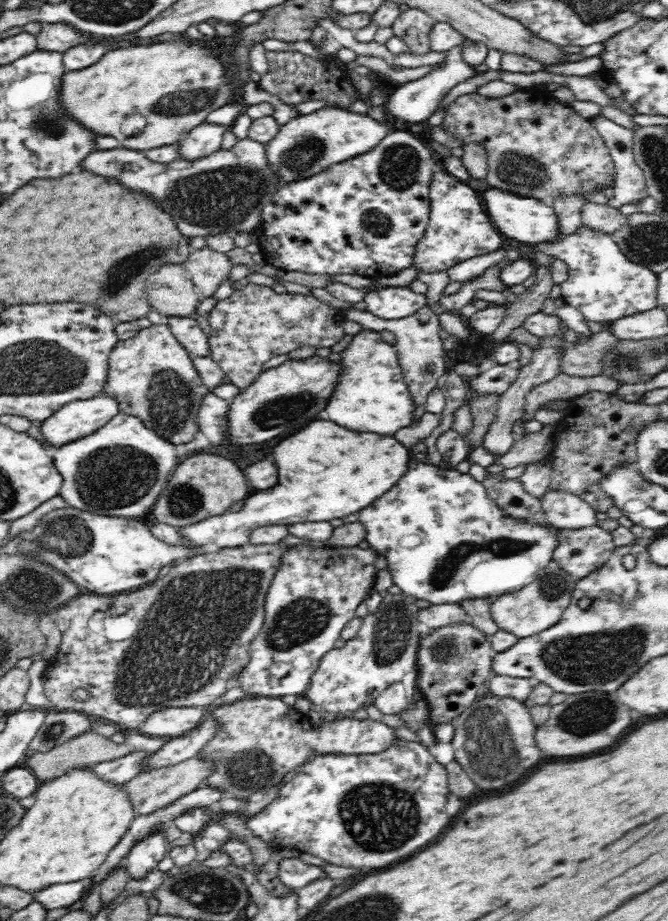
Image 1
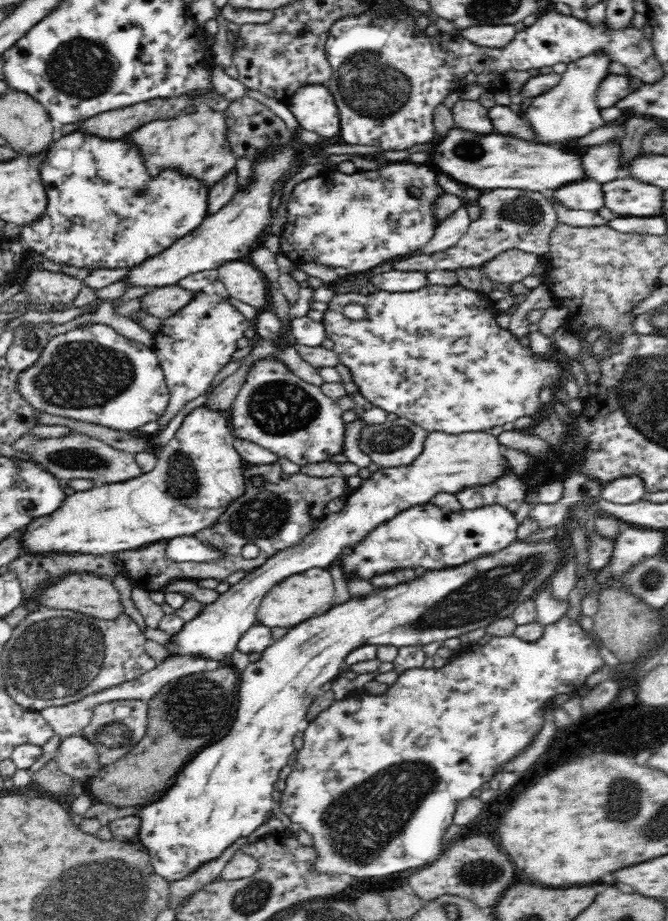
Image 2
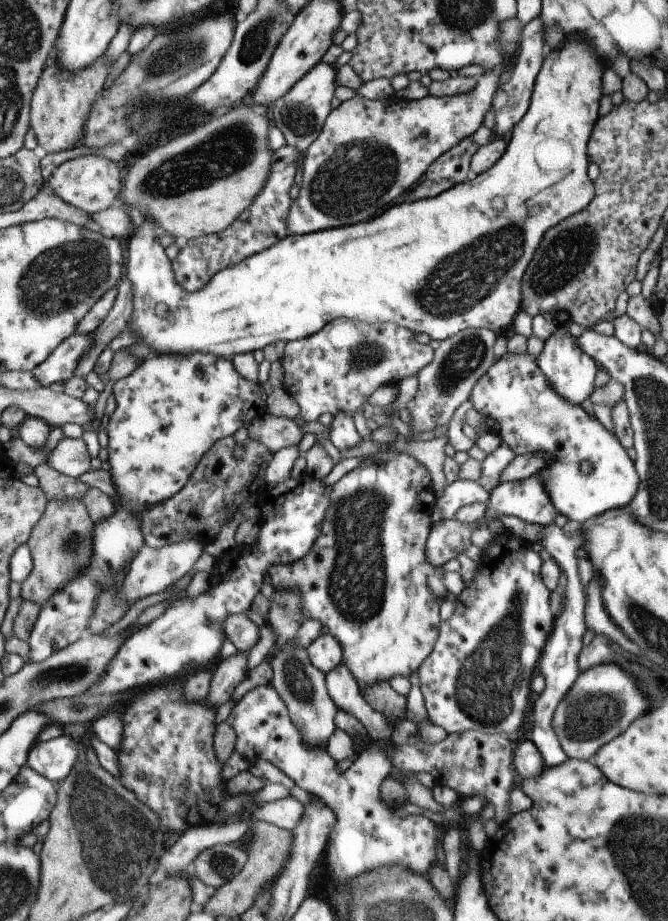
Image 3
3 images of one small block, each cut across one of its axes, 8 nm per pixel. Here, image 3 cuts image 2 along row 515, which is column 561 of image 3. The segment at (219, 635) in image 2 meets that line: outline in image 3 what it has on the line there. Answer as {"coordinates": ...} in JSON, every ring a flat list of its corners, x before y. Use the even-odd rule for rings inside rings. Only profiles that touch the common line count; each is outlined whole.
{"coordinates":[[558,325,556,332,547,338,539,356,536,357,536,366,540,374,546,379,548,386,567,403,581,405,594,390,594,380,597,368,593,360,580,352,574,344,574,337,565,332,565,325]]}

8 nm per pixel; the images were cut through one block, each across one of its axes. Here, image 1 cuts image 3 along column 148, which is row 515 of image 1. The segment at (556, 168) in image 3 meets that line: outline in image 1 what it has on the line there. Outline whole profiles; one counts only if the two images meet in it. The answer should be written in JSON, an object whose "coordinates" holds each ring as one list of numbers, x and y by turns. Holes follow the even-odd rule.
{"coordinates":[[316,420,272,450,280,472,275,486,256,491,244,500,242,510,180,528,182,542,172,545,242,547,249,542,249,534,262,526,329,522,360,512,389,492,408,471,412,456,408,450,392,436,352,432,328,420]]}

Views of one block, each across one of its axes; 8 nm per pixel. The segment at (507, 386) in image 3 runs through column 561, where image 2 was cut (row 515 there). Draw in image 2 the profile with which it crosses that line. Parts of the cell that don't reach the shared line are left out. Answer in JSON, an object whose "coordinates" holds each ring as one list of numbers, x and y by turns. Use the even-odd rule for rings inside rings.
{"coordinates":[[432,503,420,504,410,507,409,510,397,515,396,519,376,528,352,548,351,555,343,556,341,560,344,565,344,577,347,581,350,574,347,570,355,570,357,574,368,580,370,577,395,568,414,569,416,566,422,566,428,570,436,570,455,567,480,555,488,556,506,548,516,538,518,527,519,523,515,514,498,503,487,504,474,510,463,509,460,512,446,511]]}

